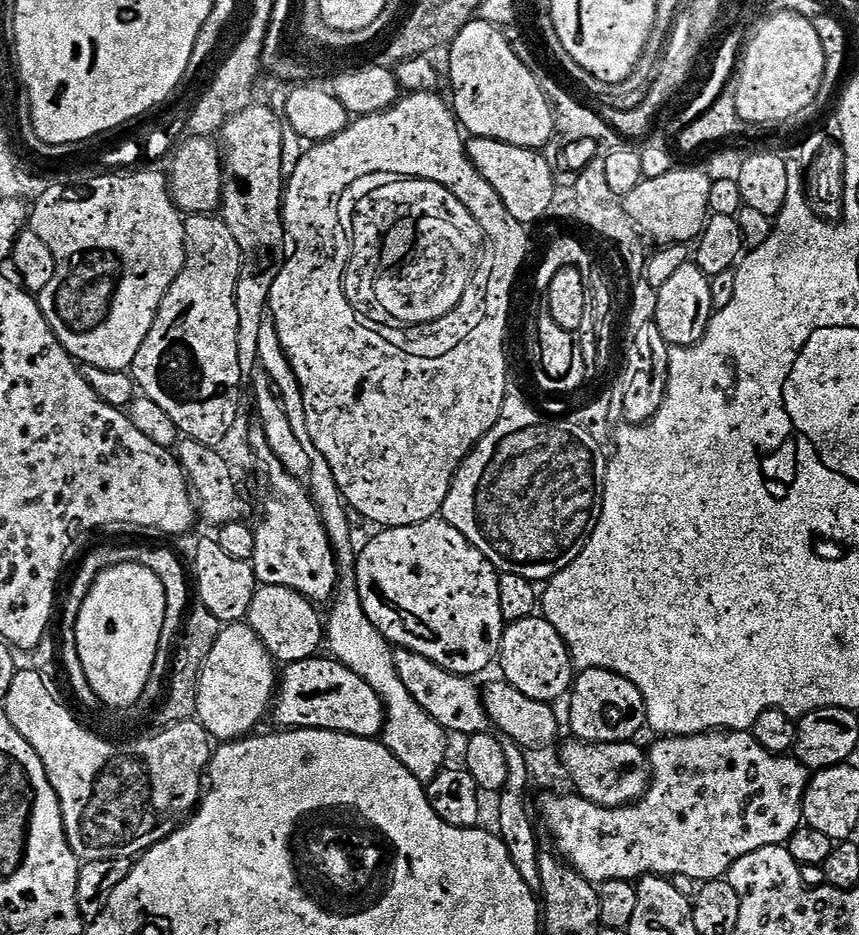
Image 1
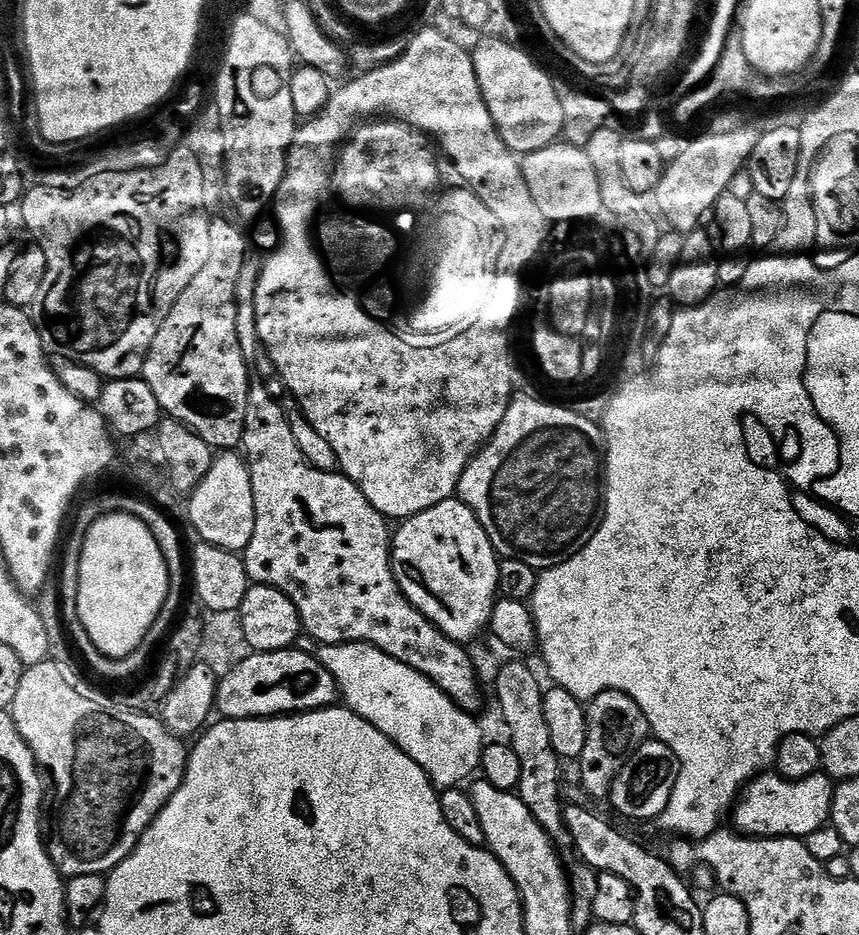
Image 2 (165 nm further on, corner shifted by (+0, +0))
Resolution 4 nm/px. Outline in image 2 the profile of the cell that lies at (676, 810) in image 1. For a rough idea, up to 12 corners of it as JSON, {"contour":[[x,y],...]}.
{"contour":[[823,771],[765,774],[731,809],[746,836],[806,838],[829,823]]}

